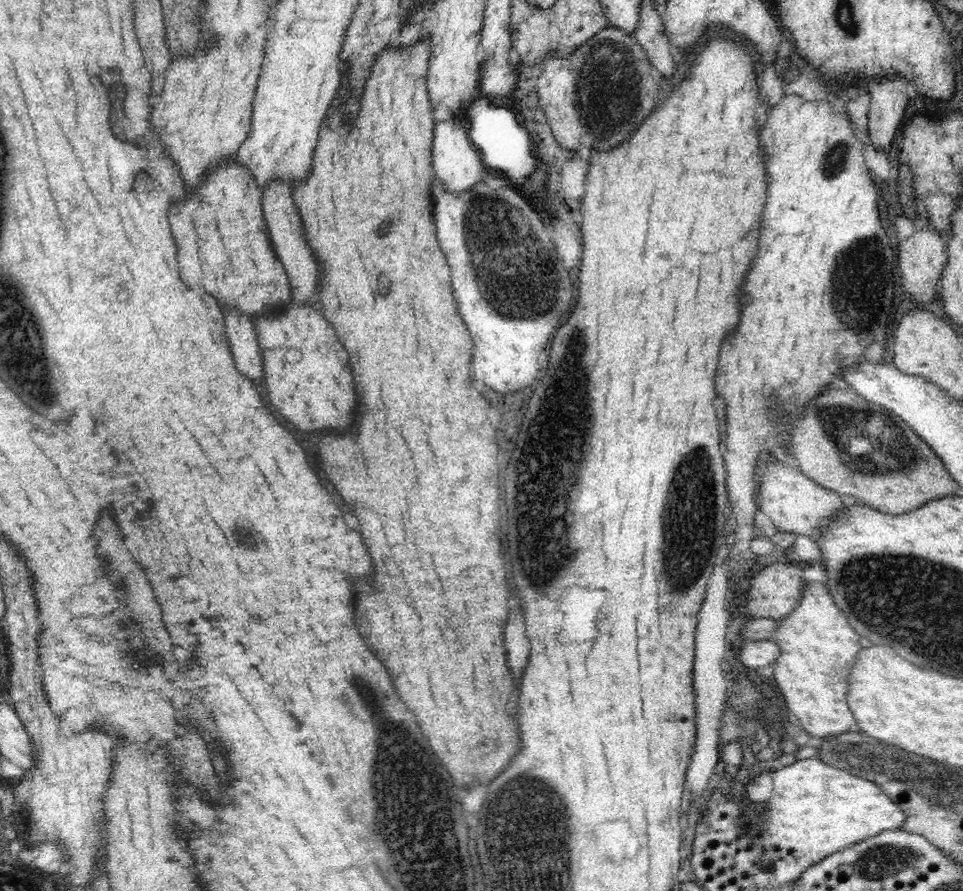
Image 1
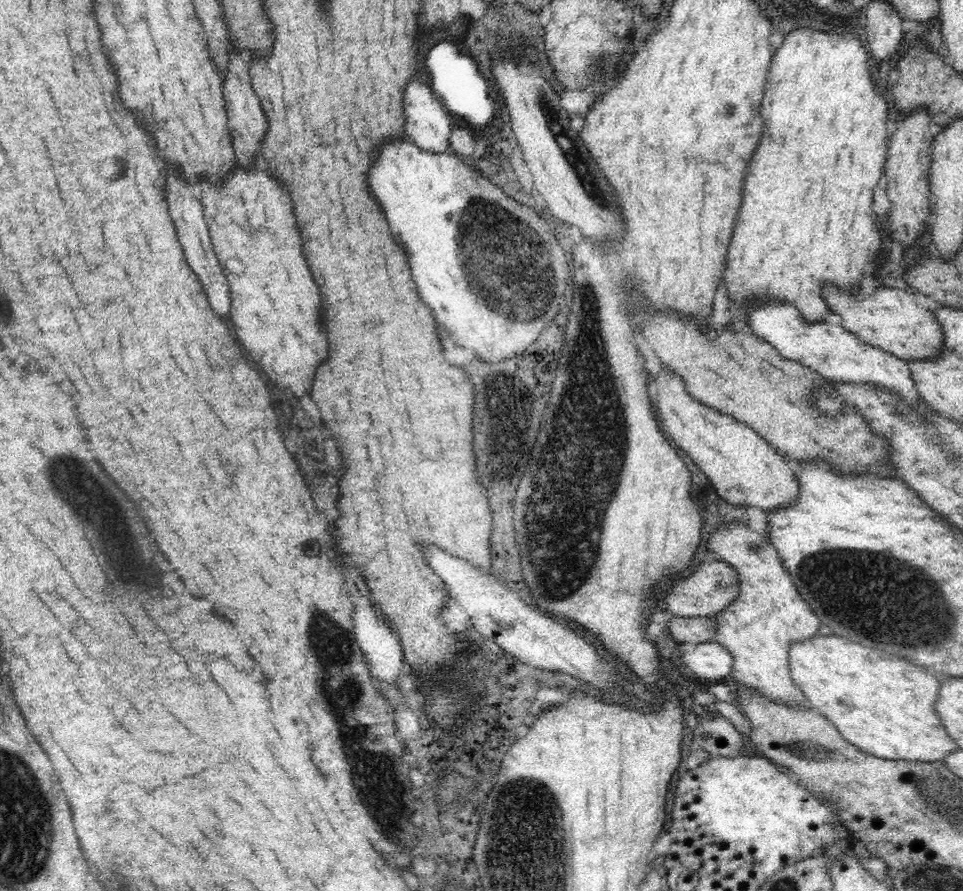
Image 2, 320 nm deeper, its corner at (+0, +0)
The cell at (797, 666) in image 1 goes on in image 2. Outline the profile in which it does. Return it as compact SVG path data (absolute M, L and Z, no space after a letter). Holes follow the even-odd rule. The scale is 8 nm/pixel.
M733 521L711 528L705 549L716 554L716 560L729 563L738 579L740 594L736 600L710 617L717 624L713 641L729 650L733 658L732 672L726 681L742 683L778 703L810 707L805 702L805 694L790 678L788 651L790 643L820 635L821 622L800 597L778 551L764 535Z

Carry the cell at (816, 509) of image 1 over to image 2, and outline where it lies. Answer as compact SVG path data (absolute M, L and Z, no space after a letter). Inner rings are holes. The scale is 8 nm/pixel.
M669 368L656 374L649 388L652 389L652 399L666 434L692 459L726 502L740 507L750 505L766 512L787 507L798 498L798 478L788 468L784 457L747 424L694 400L688 394L684 379L674 369Z

